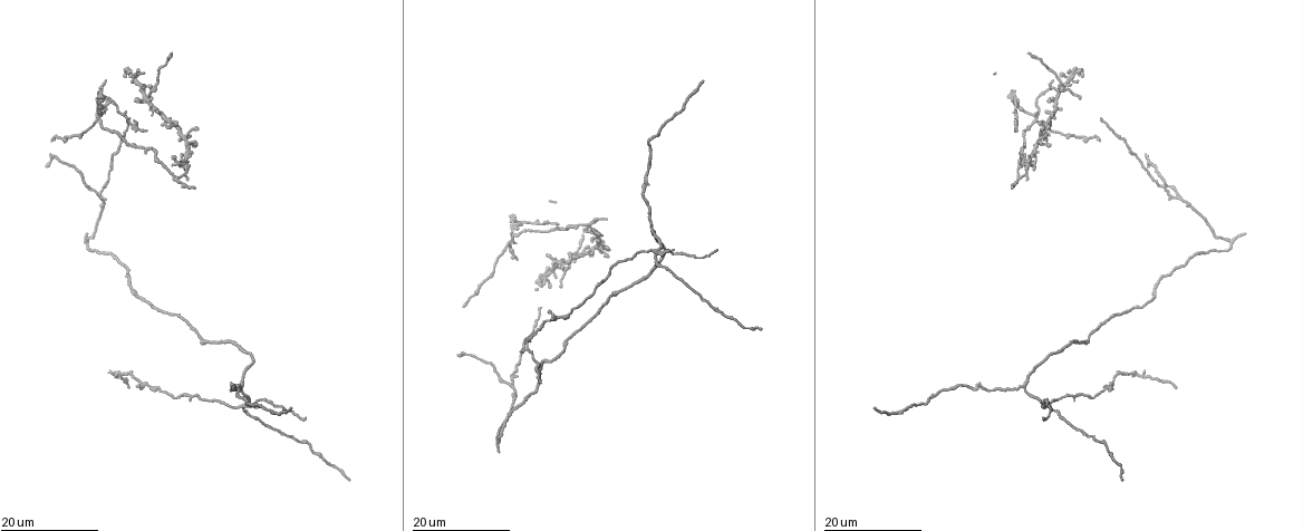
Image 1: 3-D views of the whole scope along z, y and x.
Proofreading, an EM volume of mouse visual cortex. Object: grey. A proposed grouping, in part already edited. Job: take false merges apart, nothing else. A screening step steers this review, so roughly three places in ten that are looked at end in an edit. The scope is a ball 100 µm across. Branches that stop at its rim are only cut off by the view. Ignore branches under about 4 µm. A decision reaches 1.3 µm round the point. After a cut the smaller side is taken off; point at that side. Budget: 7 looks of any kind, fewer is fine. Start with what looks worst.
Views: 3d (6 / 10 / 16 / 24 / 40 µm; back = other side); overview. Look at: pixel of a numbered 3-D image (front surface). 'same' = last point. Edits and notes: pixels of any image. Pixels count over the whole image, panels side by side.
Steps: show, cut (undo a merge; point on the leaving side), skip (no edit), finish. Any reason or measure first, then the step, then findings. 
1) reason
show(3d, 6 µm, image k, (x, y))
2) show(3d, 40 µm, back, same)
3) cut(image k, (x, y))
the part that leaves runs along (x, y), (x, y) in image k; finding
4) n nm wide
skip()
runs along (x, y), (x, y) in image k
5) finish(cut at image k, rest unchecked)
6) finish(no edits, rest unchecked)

looks like a crossing
show(3d, 16 µm, image 1, (566, 267))

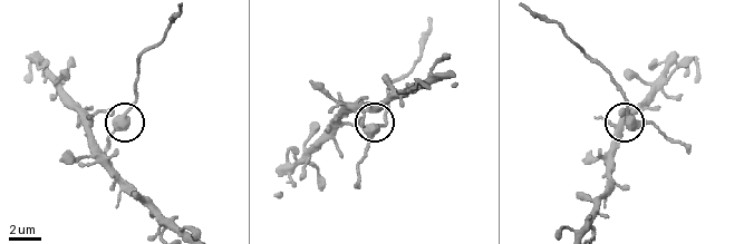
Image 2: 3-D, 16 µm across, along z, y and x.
show(3d, 10 µm, image 2, (629, 119))

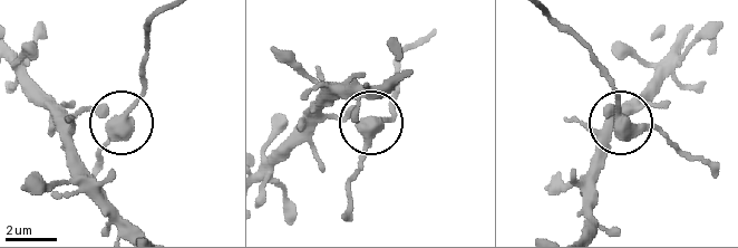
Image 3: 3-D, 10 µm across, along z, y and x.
show(3d, 10 µm, back, image 3, (367, 123))

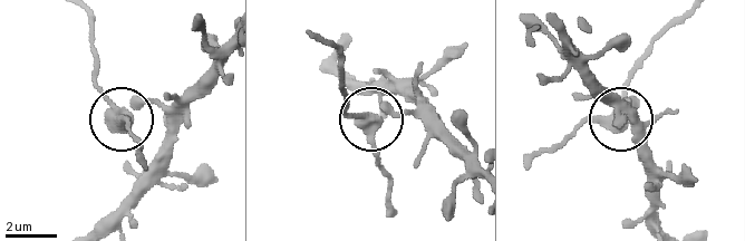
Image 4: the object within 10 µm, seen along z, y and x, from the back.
400 nm wide
skip()
continuous, no second cell

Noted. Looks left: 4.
arms run side by side
show(3d, 24 µm, image 1, (174, 178))

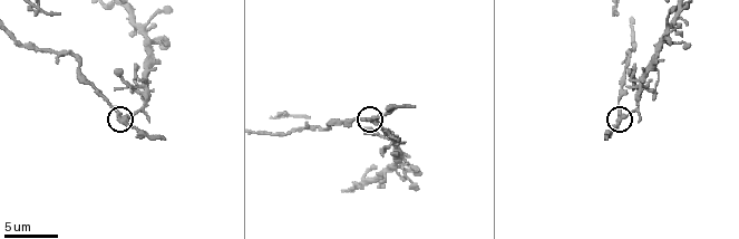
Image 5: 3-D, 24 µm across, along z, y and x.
show(3d, 10 µm, image 5, (375, 115))

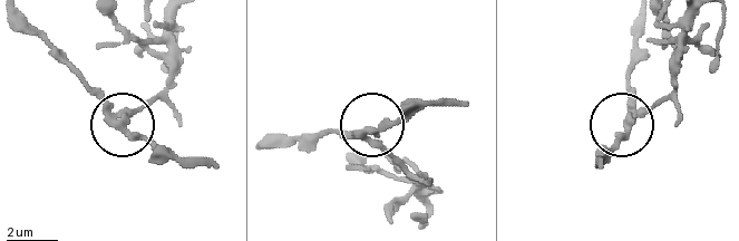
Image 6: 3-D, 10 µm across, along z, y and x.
show(3d, 6 µm, image 6, (117, 125))

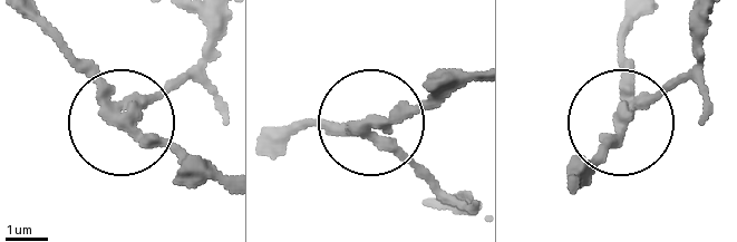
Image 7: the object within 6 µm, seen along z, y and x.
260 nm wide
cut(image 7, (81, 65))
a second cell is stuck on

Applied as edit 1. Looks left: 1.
finish(cut at image 7, rest unchecked)

